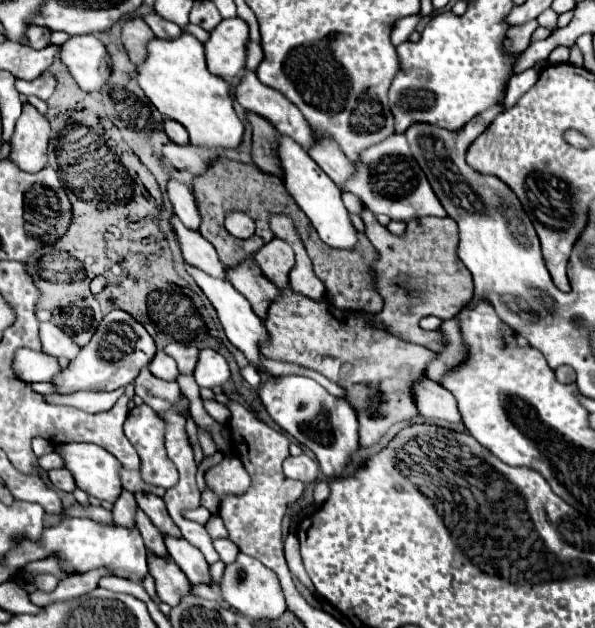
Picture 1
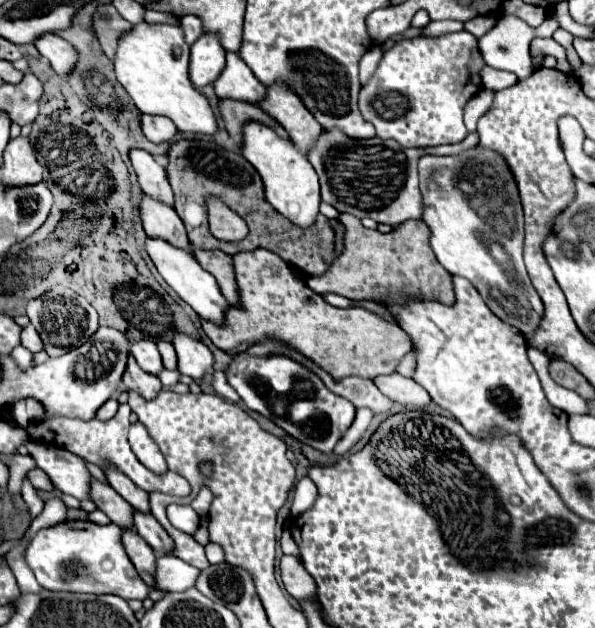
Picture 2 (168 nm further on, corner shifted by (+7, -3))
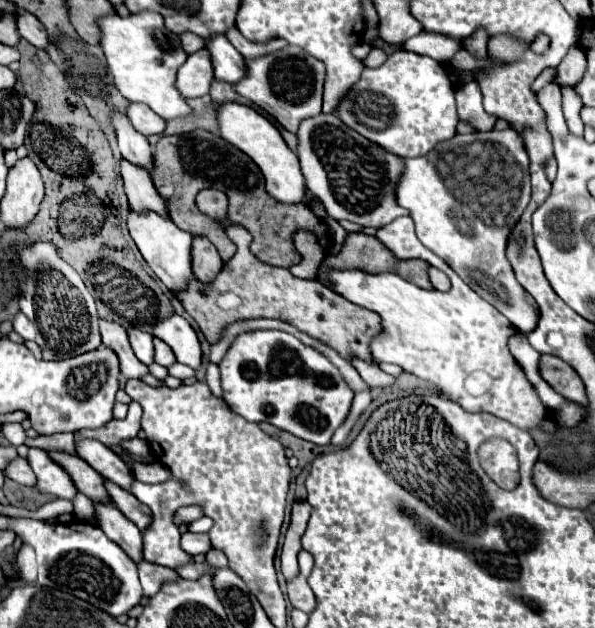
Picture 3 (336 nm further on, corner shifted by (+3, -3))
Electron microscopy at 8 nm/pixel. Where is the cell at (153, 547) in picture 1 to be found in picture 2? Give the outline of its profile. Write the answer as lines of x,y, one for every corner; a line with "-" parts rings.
93,479
91,483
91,499
95,505
119,527
125,527
129,531
135,531
133,523
133,507
109,485
99,483

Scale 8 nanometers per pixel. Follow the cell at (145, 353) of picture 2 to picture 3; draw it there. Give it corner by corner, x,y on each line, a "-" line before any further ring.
127,329
127,335
129,335
135,357
141,363
151,365
153,363
153,335
139,331
139,329

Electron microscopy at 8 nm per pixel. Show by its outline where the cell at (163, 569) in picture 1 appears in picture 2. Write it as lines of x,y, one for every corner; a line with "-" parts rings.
135,531
123,533
123,545
137,573
141,575
141,579
147,583
149,589
153,589
155,587
155,563
157,563
155,551

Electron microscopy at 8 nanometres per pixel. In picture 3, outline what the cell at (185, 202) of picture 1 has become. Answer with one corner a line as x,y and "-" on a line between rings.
115,109
113,115
111,115
111,125
115,129
115,135
117,135
117,143
119,143
119,151
121,155
135,163
135,165
141,165
143,169
151,171
151,165
153,165
153,153
151,153
151,145
147,141
147,137
143,137
139,131
135,131
131,127
131,123
127,121
127,117

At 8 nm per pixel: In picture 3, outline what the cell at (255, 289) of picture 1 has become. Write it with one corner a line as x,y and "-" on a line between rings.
193,237
191,243
191,269
195,273
195,279
203,283
211,283
215,275
221,271
223,261
217,253
217,249
207,241
207,237

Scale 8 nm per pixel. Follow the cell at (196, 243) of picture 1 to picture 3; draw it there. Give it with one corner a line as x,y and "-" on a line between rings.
121,159
119,175
123,179
125,195
129,199
129,207
137,213
141,211
155,211
163,217
167,217
167,207
161,195
155,191
151,175
145,169
139,169
139,165
131,165
129,161

